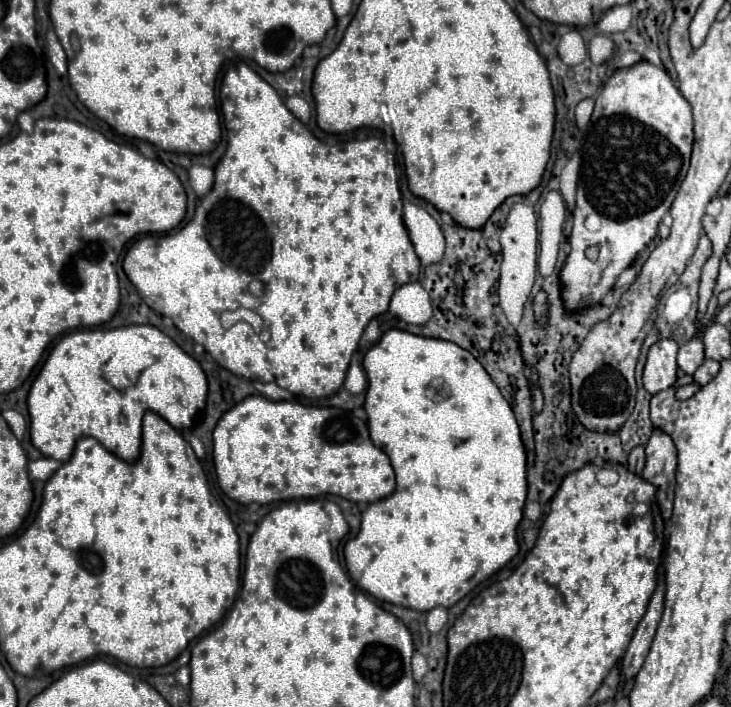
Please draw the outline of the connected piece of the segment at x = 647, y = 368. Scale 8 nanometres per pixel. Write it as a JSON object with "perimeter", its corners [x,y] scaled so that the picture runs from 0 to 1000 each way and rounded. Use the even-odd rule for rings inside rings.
{"perimeter":[[[906,479],[895,485],[886,496],[886,508],[881,516],[881,550],[886,556],[903,556],[925,542],[925,502],[927,485],[919,479]]]}

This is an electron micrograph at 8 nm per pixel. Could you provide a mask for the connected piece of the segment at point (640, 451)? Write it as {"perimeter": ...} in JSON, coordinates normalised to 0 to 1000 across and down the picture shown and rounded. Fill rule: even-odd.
{"perimeter":[[[878,629],[870,632],[870,635],[865,635],[865,641],[859,646],[859,663],[865,669],[870,669],[870,672],[878,669],[878,663],[881,663],[881,632]]]}

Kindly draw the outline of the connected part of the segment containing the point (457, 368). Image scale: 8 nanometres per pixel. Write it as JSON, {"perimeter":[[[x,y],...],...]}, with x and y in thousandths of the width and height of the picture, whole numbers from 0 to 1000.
{"perimeter":[[[534,465],[520,477],[520,482],[514,482],[503,494],[495,516],[498,516],[498,525],[503,530],[503,553],[501,553],[501,564],[498,564],[498,581],[503,587],[506,621],[514,632],[525,635],[525,641],[534,646],[539,669],[542,669],[542,692],[536,694],[536,700],[531,700],[520,709],[512,709],[501,717],[501,723],[495,726],[495,743],[492,743],[490,757],[484,762],[473,765],[471,791],[473,791],[476,810],[490,825],[490,830],[495,830],[498,836],[503,836],[506,842],[512,842],[520,850],[561,859],[569,864],[588,864],[591,859],[599,859],[599,856],[618,859],[635,842],[640,842],[654,825],[659,825],[673,810],[687,805],[709,782],[706,757],[709,757],[709,740],[711,740],[714,726],[717,726],[722,686],[720,686],[720,641],[717,641],[717,629],[711,621],[711,607],[709,607],[706,590],[700,584],[698,570],[687,562],[684,550],[670,536],[670,530],[657,516],[657,511],[646,499],[640,499],[637,494],[629,494],[618,482],[575,477],[575,474],[564,474],[558,468]]]}

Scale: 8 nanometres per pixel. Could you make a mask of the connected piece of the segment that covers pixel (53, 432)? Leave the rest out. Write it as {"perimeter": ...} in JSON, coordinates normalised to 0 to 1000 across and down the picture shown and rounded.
{"perimeter":[[[172,460],[161,465],[107,465],[88,474],[57,516],[41,556],[38,587],[41,615],[47,598],[47,632],[57,644],[77,652],[93,652],[109,618],[134,621],[150,641],[170,652],[183,652],[192,644],[194,587],[211,581],[235,604],[263,604],[282,576],[285,542],[268,508],[252,499],[230,474],[211,460]]]}

